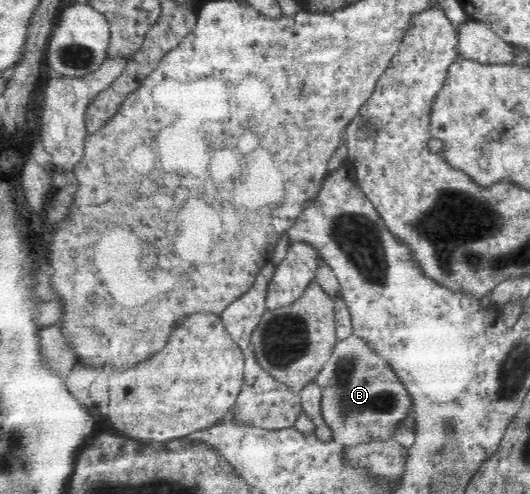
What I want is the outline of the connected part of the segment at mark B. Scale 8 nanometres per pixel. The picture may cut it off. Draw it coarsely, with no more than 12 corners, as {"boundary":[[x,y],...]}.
{"boundary":[[367,339],[315,381],[343,446],[393,439],[413,399]]}

